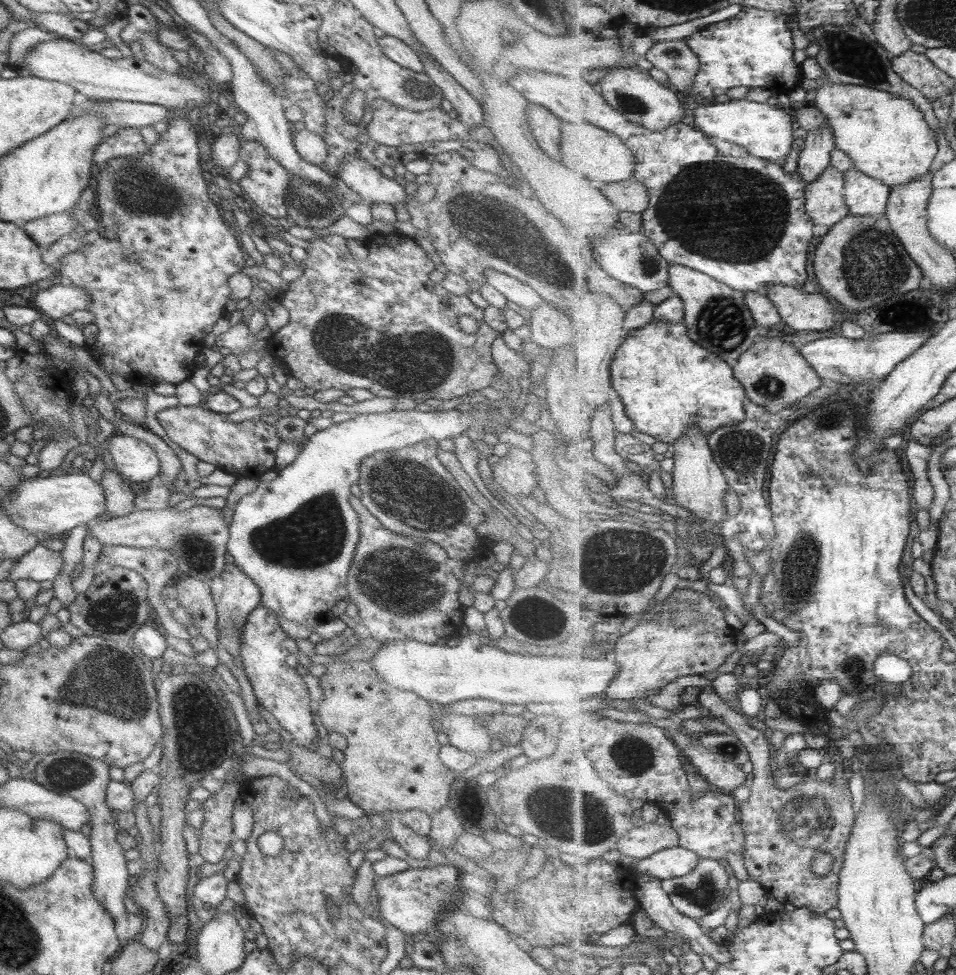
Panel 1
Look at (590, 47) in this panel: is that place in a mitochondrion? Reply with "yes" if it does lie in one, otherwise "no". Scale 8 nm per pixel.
no

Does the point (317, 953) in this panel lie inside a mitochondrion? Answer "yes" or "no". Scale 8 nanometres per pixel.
no

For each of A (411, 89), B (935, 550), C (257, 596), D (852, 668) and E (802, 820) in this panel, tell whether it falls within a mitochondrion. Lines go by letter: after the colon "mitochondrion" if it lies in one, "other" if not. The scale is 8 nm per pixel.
A: mitochondrion
B: other
C: other
D: mitochondrion
E: mitochondrion

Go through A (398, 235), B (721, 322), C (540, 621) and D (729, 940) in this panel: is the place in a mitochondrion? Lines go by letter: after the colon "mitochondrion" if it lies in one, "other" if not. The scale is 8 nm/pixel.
A: other
B: mitochondrion
C: mitochondrion
D: other

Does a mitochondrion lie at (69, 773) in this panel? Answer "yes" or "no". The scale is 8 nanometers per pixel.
yes

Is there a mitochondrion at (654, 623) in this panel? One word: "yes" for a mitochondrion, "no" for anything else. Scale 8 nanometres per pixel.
no

